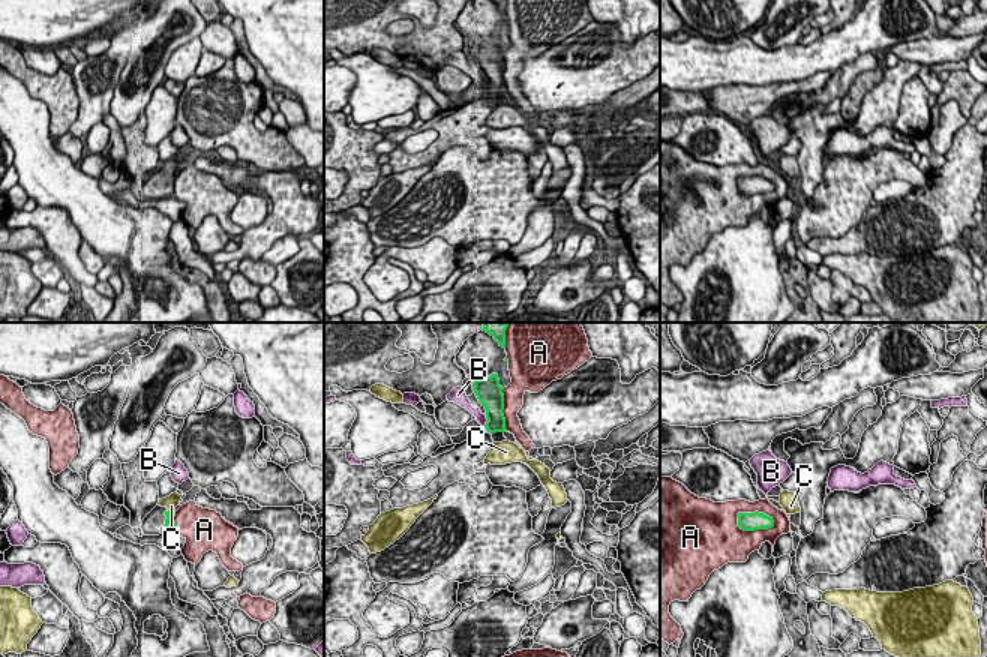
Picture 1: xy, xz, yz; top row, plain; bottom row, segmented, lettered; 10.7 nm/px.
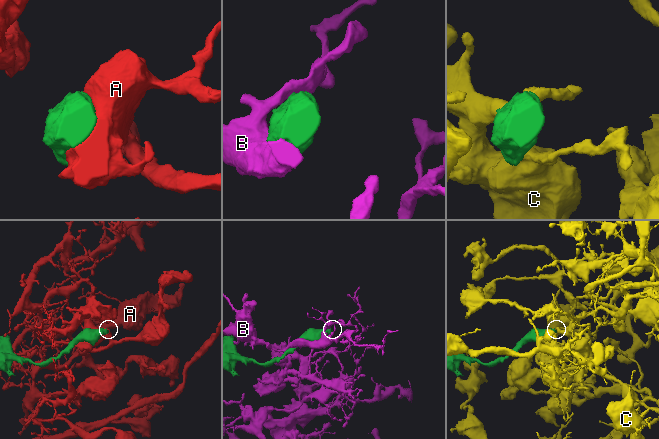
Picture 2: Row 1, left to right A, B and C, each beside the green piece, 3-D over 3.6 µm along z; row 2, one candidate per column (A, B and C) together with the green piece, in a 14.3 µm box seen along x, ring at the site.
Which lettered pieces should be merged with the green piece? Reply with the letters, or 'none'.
C

